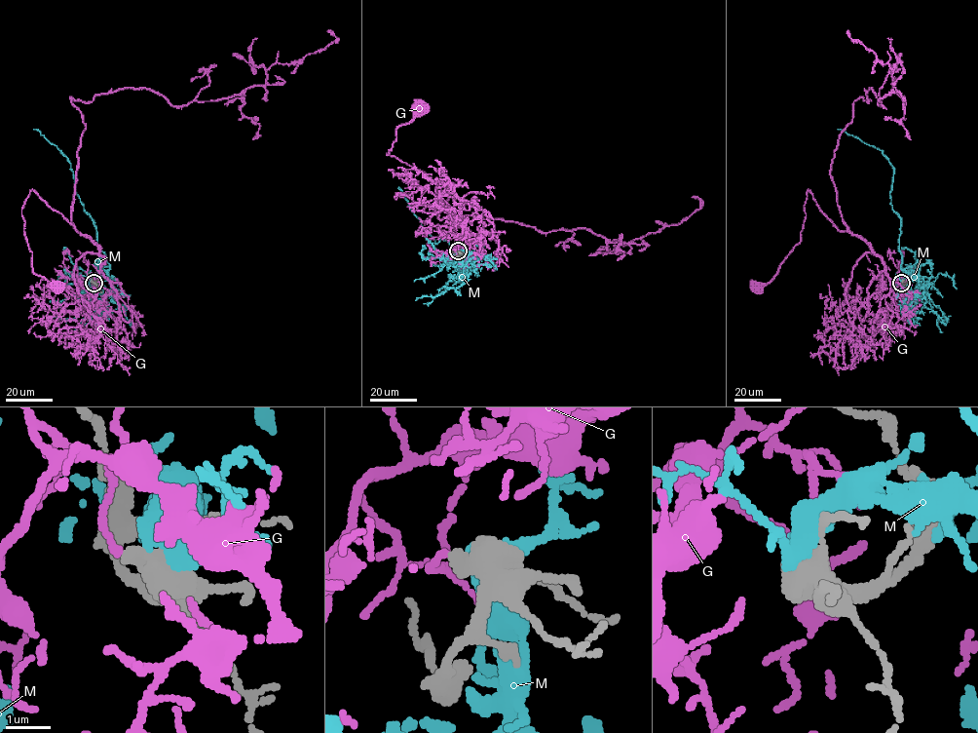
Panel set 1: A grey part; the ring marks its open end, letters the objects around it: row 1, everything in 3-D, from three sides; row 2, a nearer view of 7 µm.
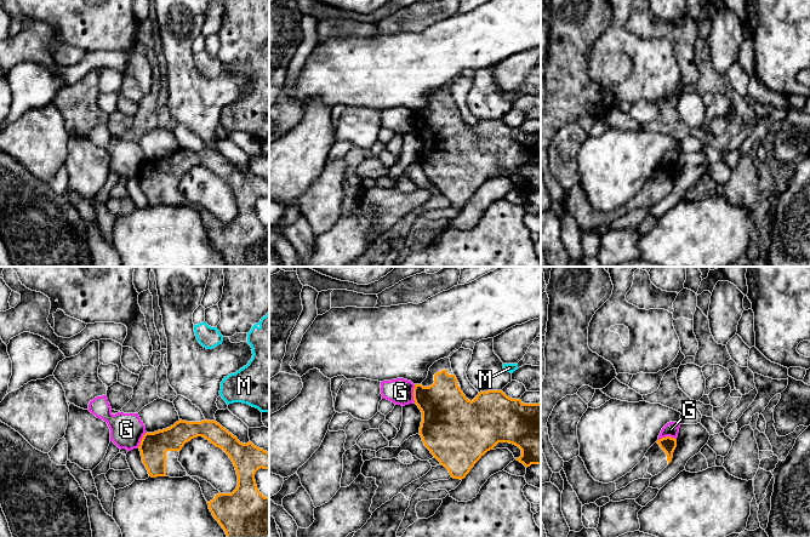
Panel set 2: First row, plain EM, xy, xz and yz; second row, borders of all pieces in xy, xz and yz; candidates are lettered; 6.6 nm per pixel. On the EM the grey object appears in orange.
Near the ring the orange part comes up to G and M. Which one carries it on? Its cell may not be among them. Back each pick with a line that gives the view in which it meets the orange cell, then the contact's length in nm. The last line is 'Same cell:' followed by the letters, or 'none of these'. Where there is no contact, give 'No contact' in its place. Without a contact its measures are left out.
Same cell: none of these

